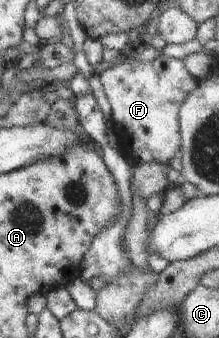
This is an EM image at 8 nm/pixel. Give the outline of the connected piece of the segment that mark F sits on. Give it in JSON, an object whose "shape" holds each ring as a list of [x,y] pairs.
{"shape":[[[168,50],[159,51],[157,57],[146,63],[122,60],[109,69],[98,73],[103,91],[111,105],[111,128],[118,136],[124,154],[137,163],[161,162],[169,164],[179,153],[181,146],[179,109],[187,96],[197,88],[198,81],[187,72],[182,59],[175,58]]]}

